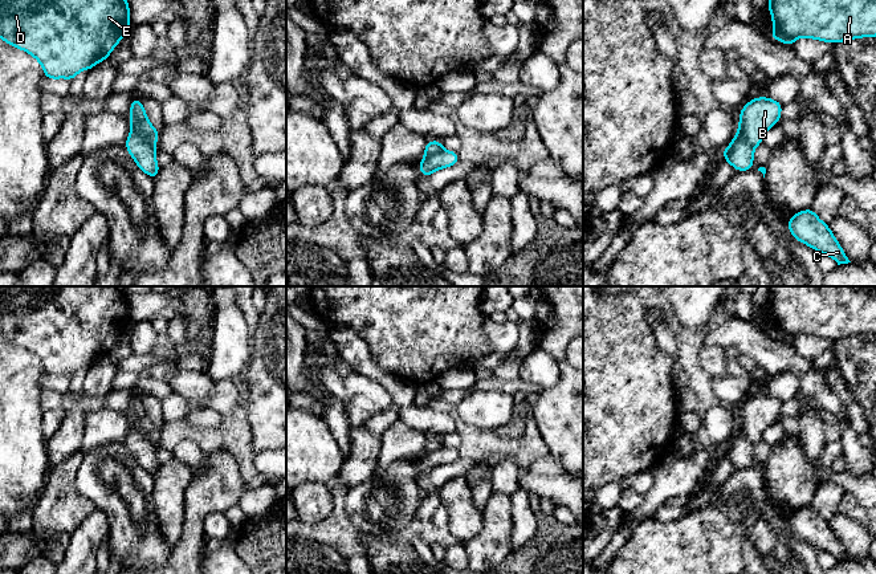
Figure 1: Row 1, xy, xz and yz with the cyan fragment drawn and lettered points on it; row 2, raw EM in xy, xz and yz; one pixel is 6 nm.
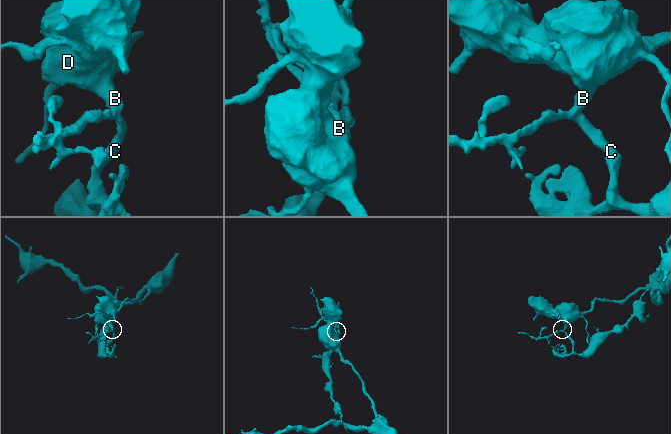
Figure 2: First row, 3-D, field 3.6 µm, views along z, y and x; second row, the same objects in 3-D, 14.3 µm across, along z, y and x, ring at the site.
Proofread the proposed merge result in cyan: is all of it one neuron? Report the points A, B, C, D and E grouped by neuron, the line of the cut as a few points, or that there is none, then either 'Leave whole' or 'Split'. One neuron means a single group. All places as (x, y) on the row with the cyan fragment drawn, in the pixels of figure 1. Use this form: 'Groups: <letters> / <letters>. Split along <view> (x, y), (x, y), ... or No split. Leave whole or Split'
Groups: A B D E / C. Split along xy (131, 130), (153, 146). Split

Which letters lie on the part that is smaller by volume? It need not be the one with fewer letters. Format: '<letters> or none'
C

